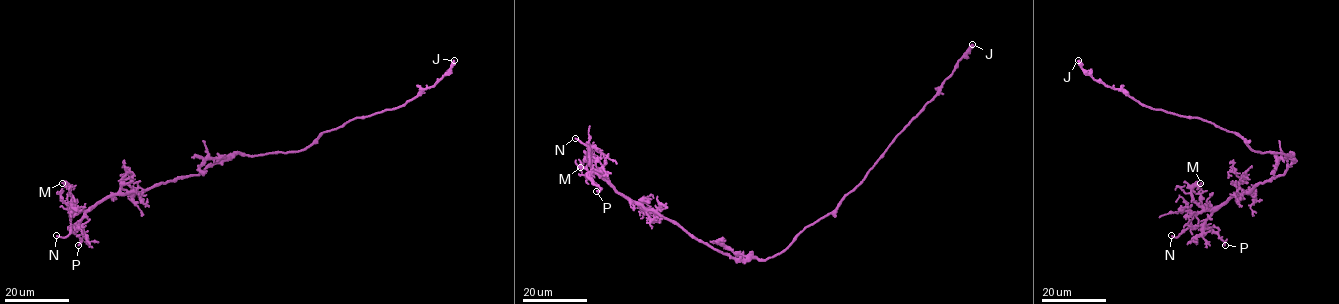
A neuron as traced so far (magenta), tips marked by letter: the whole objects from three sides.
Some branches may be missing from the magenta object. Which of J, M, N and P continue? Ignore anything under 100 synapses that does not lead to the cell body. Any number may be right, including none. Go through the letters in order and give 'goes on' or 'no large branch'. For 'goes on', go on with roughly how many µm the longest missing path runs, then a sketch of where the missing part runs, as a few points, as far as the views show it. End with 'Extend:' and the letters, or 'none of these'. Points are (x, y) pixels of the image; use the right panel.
J: no large branch
M: no large branch
N: goes on; about 25 µm are missing; missing branch runs (1171, 235), (1174, 230), (1194, 233), (1202, 226), (1212, 226), (1217, 219)
P: no large branch
Extend: N

